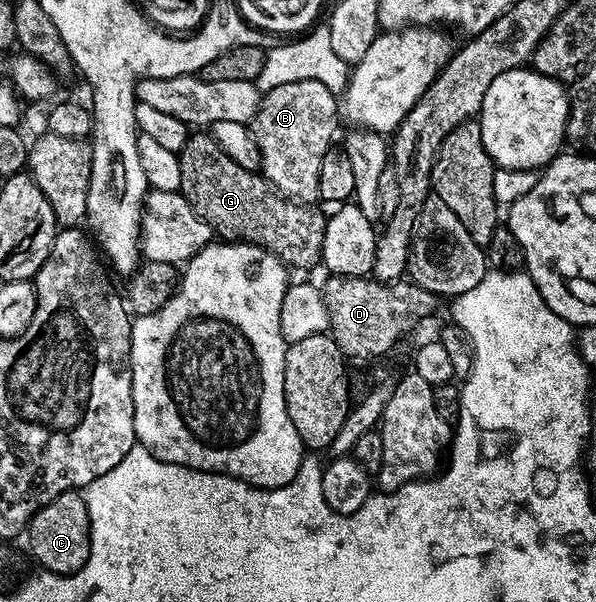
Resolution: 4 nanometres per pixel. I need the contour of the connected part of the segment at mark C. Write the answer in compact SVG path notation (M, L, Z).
M82 492L57 495L31 517L25 530L27 549L33 560L48 573L76 573L91 554L91 520L87 499Z

